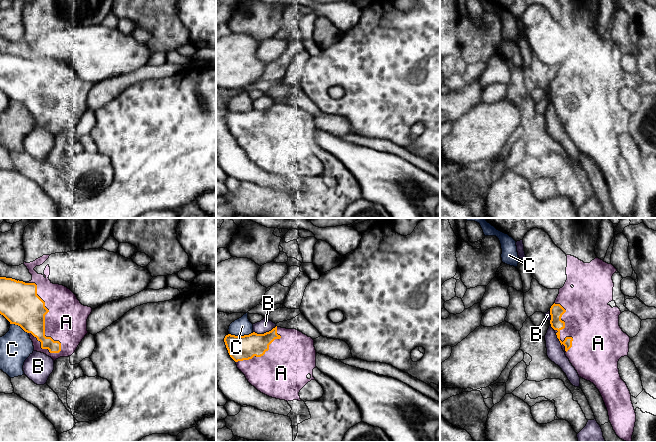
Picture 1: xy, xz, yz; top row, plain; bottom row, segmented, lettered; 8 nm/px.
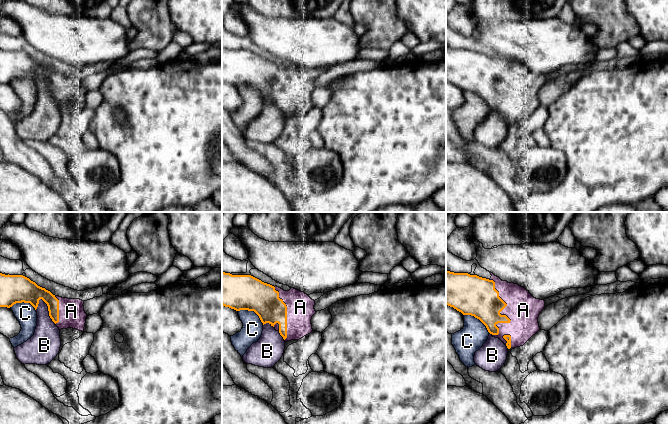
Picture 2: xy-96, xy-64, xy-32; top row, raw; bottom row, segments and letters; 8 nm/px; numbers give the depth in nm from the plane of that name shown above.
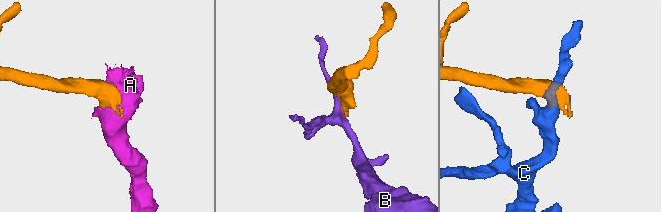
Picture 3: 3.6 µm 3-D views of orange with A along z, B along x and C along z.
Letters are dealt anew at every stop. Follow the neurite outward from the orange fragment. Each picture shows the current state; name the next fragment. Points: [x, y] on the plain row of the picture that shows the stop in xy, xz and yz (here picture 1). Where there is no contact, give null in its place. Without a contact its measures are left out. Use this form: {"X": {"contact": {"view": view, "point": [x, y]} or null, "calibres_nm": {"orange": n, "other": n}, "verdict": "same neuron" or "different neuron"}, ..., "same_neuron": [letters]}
{"A": {"contact": {"view": "xy", "point": [44, 93]}, "calibres_nm": {"orange": 320, "other": 320}, "verdict": "same neuron"}, "B": {"contact": {"view": "xz", "point": [264, 109]}, "calibres_nm": {"orange": 200, "other": 110}, "verdict": "different neuron"}, "C": {"contact": {"view": "xz", "point": [241, 112]}, "calibres_nm": {"orange": 200, "other": 140}, "verdict": "different neuron"}, "same_neuron": ["A"]}

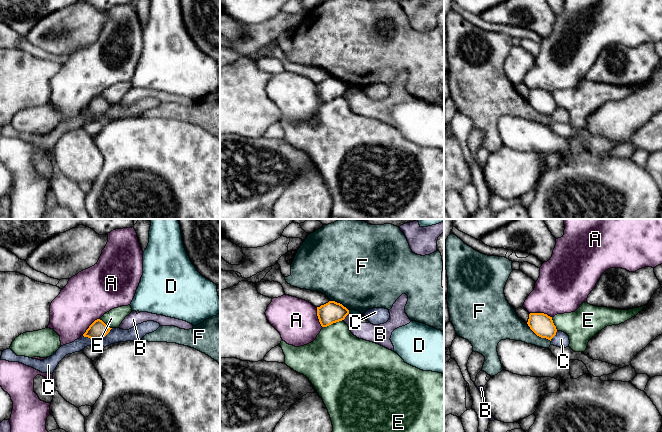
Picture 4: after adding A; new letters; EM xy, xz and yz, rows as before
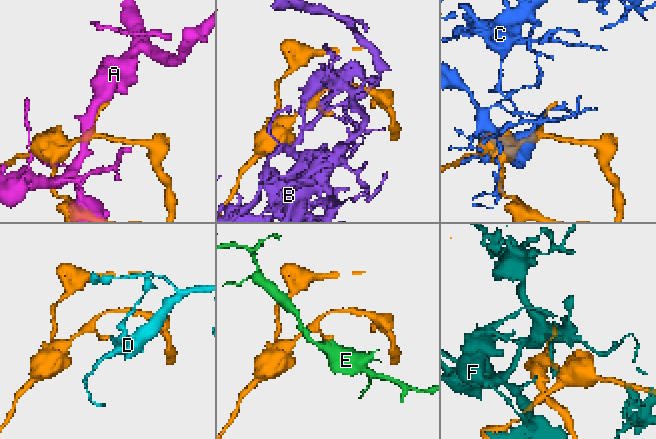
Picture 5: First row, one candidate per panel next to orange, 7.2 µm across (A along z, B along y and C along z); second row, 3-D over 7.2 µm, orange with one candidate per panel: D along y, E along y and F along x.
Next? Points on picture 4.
{"A": {"contact": {"view": "yz", "point": [541, 89]}, "calibres_nm": {"orange": 180, "other": 380}, "verdict": "different neuron"}, "B": {"contact": {"view": "xz", "point": [346, 91]}, "calibres_nm": {"orange": 170, "other": 140}, "verdict": "different neuron"}, "C": {"contact": {"view": "xy", "point": [97, 114]}, "calibres_nm": {"orange": 150, "other": 120}, "verdict": "different neuron"}, "D": {"contact": {"view": "xz", "point": [348, 88]}, "calibres_nm": {"orange": 170, "other": 40}, "verdict": "different neuron"}, "E": {"contact": {"view": "xz", "point": [333, 98]}, "calibres_nm": {"orange": 170, "other": 400}, "verdict": "different neuron"}, "F": {"contact": {"view": "yz", "point": [538, 111]}, "calibres_nm": {"orange": 180, "other": 200}, "verdict": "different neuron"}, "same_neuron": []}

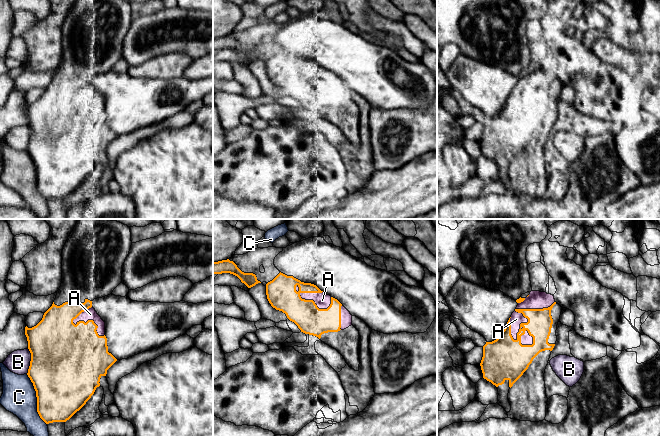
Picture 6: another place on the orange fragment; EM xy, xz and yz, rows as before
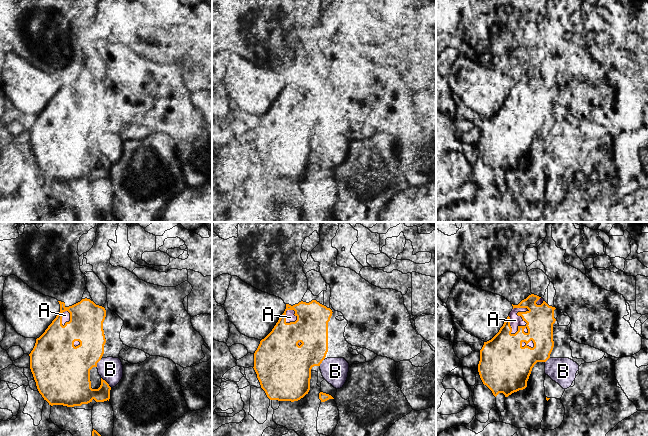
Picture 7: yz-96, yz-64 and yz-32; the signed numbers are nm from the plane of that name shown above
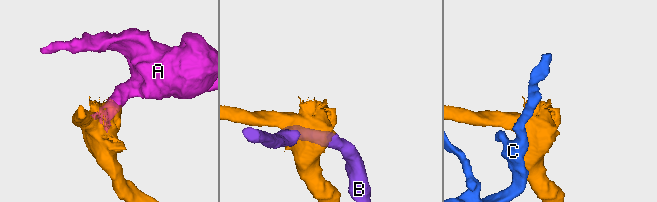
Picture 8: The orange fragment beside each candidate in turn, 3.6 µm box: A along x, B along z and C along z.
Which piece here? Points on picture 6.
{"A": {"contact": {"view": "yz", "point": [515, 86]}, "calibres_nm": {"orange": 200, "other": 100}, "verdict": "same neuron"}, "B": {"contact": {"view": "xy", "point": [30, 137]}, "calibres_nm": {"orange": 500, "other": 190}, "verdict": "different neuron"}, "C": {"contact": {"view": "xy", "point": [37, 175]}, "calibres_nm": {"orange": 480, "other": 280}, "verdict": "different neuron"}, "same_neuron": ["A"]}

